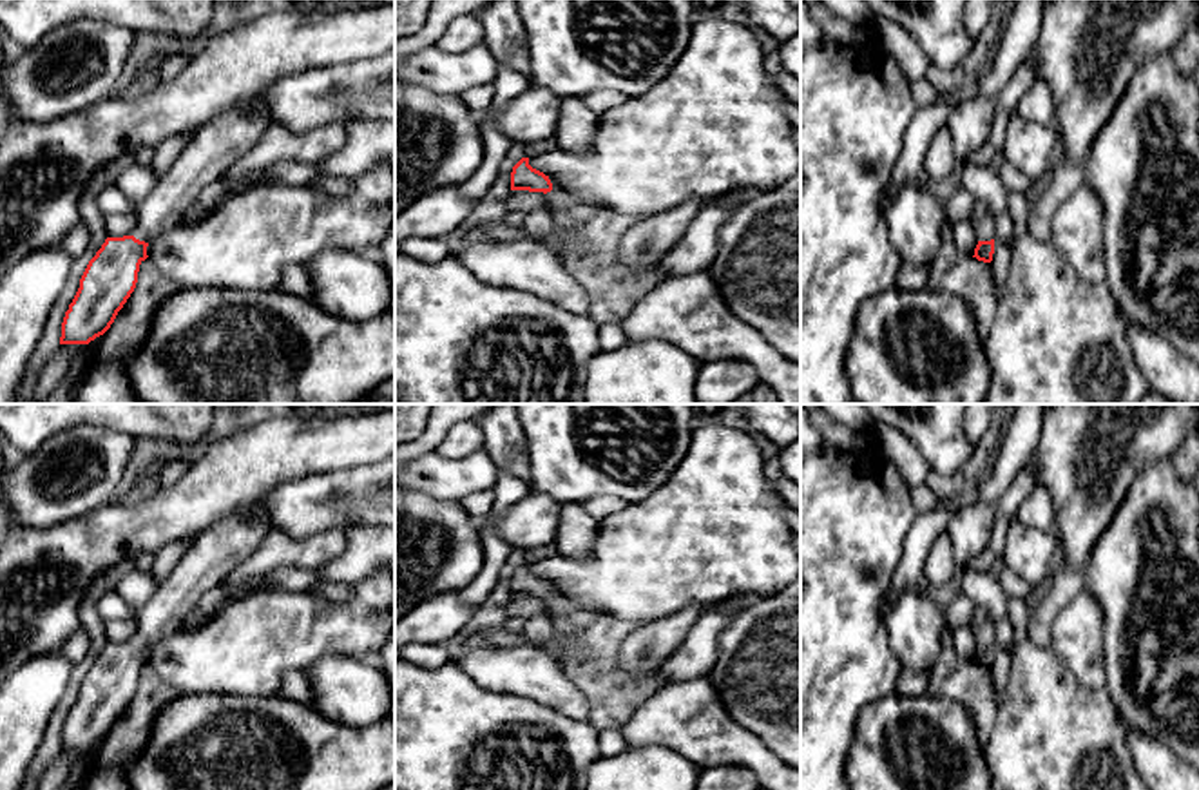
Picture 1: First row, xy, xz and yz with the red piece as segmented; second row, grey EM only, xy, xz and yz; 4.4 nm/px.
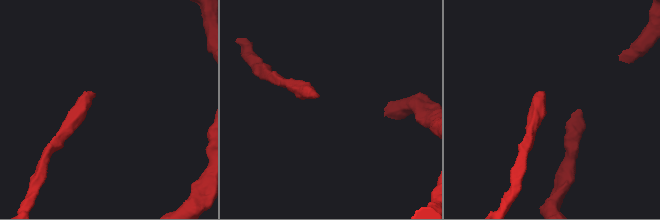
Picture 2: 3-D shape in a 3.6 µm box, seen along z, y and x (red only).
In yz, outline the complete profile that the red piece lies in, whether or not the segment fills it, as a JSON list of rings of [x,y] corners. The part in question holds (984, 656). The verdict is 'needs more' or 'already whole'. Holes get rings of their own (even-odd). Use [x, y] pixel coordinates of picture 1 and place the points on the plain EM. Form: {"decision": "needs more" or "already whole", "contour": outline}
{"decision": "needs more", "contour": [[[978,607],[969,627],[974,631],[978,650],[974,661],[978,667],[991,669],[994,660],[994,620],[987,614],[985,609]]]}

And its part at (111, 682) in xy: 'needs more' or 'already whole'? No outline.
needs more

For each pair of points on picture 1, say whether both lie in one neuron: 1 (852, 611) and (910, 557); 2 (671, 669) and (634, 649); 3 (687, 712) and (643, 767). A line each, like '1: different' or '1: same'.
1: different
2: different
3: different

